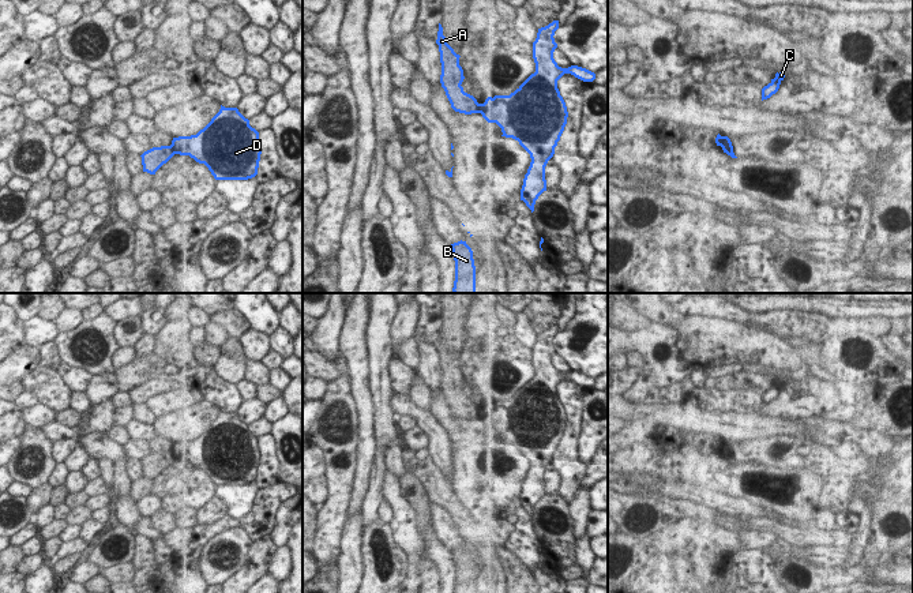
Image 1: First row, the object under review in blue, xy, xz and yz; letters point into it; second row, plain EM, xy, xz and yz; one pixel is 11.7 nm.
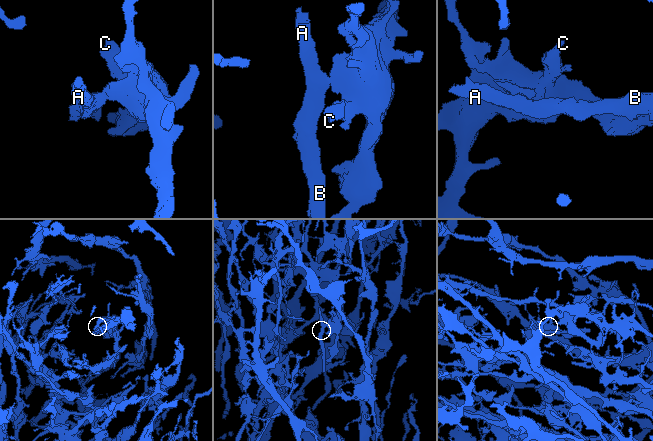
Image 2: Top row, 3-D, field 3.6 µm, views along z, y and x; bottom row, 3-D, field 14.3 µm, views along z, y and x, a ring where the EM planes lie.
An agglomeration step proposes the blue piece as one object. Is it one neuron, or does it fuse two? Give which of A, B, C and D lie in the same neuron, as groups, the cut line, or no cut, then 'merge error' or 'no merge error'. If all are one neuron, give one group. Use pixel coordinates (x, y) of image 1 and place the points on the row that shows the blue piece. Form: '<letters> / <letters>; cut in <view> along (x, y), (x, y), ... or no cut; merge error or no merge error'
A B / C D; cut in xz along (476, 102), (480, 112); merge error

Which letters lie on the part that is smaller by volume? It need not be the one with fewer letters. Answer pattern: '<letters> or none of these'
A, B

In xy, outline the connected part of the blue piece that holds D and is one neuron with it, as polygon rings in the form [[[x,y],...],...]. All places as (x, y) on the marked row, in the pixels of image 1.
[[[225,108],[196,135],[173,138],[174,154],[204,164],[215,180],[248,180],[258,174],[259,132],[237,108]]]

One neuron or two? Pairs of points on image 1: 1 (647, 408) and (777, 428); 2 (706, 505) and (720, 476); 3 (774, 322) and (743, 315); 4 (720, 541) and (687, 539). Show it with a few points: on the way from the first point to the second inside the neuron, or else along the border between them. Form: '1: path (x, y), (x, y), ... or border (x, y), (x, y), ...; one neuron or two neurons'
1: path (680, 416), (698, 421), (744, 427); one neuron
2: border (710, 490), (714, 492); two neurons
3: path (766, 319), (751, 319); one neuron
4: path (712, 541), (695, 539); one neuron

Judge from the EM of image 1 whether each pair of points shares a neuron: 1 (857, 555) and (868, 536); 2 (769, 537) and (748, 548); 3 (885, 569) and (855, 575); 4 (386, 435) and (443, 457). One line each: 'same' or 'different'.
1: same
2: same
3: same
4: different

